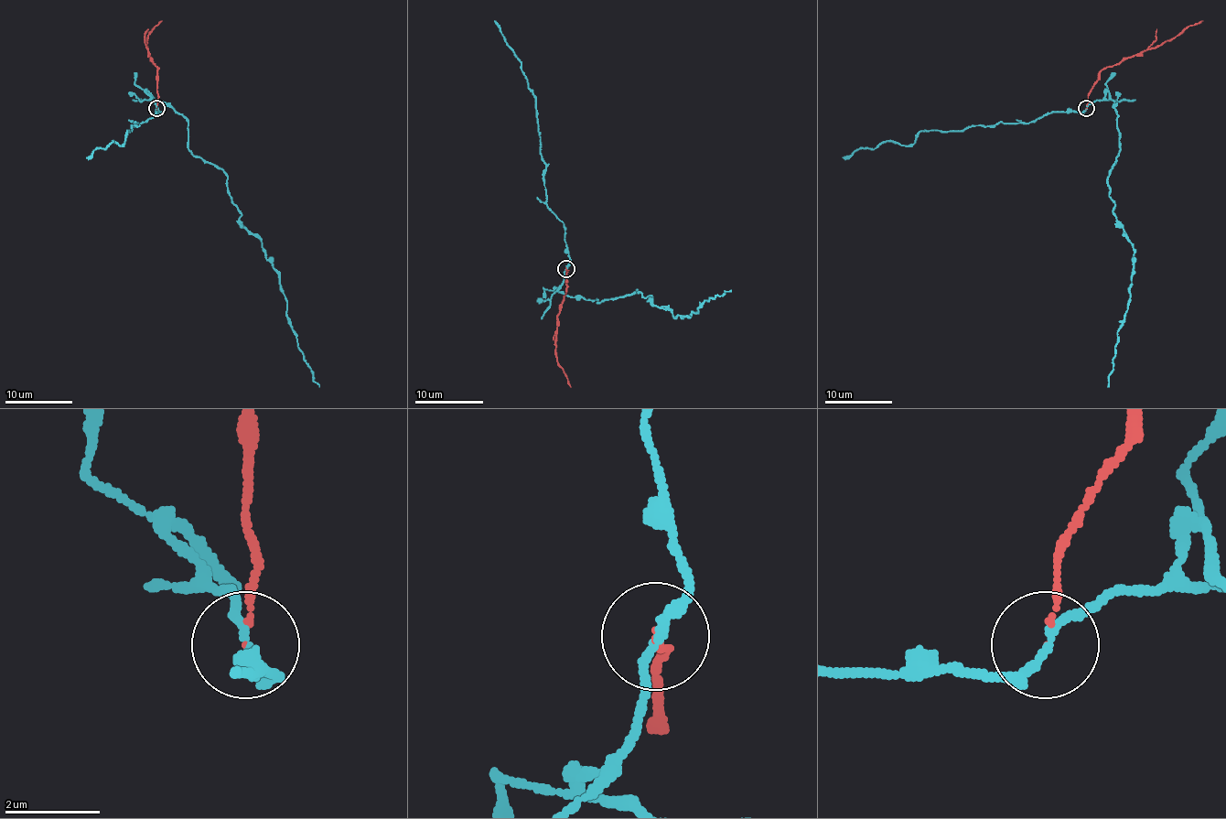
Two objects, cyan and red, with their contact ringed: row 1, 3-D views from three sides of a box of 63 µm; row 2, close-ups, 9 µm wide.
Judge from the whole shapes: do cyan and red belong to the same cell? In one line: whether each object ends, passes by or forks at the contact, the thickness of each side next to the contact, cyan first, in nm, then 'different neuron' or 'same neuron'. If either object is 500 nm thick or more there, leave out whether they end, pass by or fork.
cyan passes by; red ends; calibres 170 and 70 nm; different neuron

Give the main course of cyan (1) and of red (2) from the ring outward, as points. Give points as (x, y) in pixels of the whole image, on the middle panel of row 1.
1: (566, 269), (559, 289), (566, 295), (598, 303), (638, 291), (675, 317), (695, 313), (705, 299), (731, 289)
2: (566, 269), (564, 299), (558, 317), (556, 356), (571, 386)

